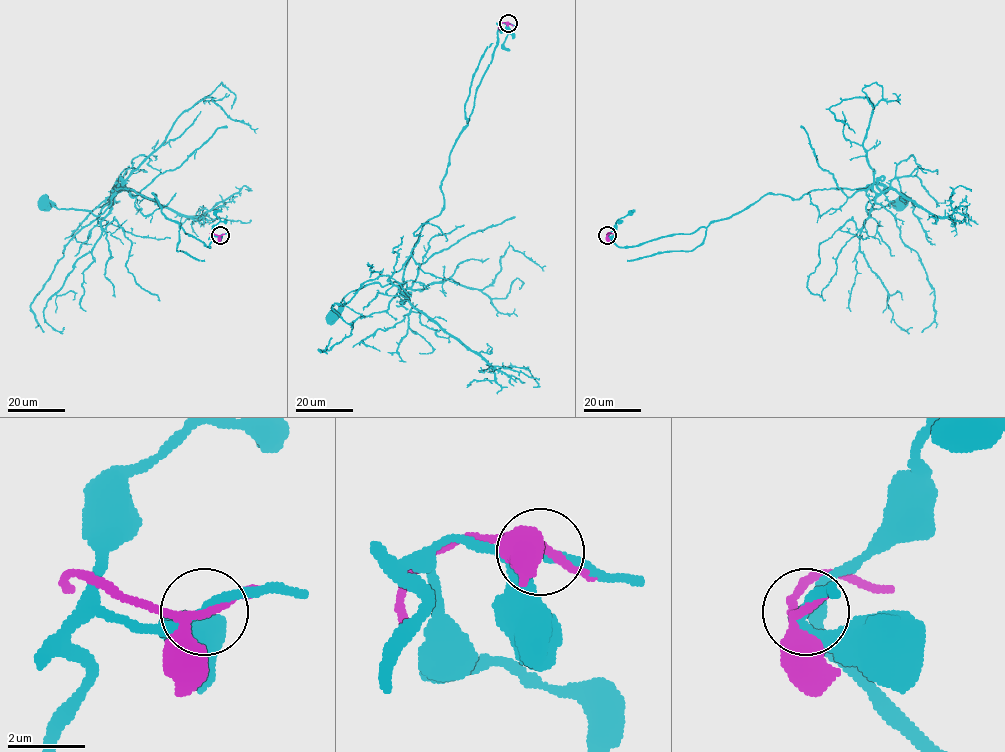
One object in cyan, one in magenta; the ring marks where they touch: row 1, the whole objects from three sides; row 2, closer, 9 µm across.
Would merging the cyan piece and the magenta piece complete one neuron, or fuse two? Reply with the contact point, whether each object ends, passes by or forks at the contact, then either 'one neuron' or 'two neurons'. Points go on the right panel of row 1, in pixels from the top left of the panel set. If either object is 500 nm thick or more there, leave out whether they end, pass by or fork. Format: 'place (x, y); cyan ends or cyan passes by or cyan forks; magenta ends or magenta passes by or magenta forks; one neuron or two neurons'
place (607, 235); cyan passes by; magenta forks; two neurons

